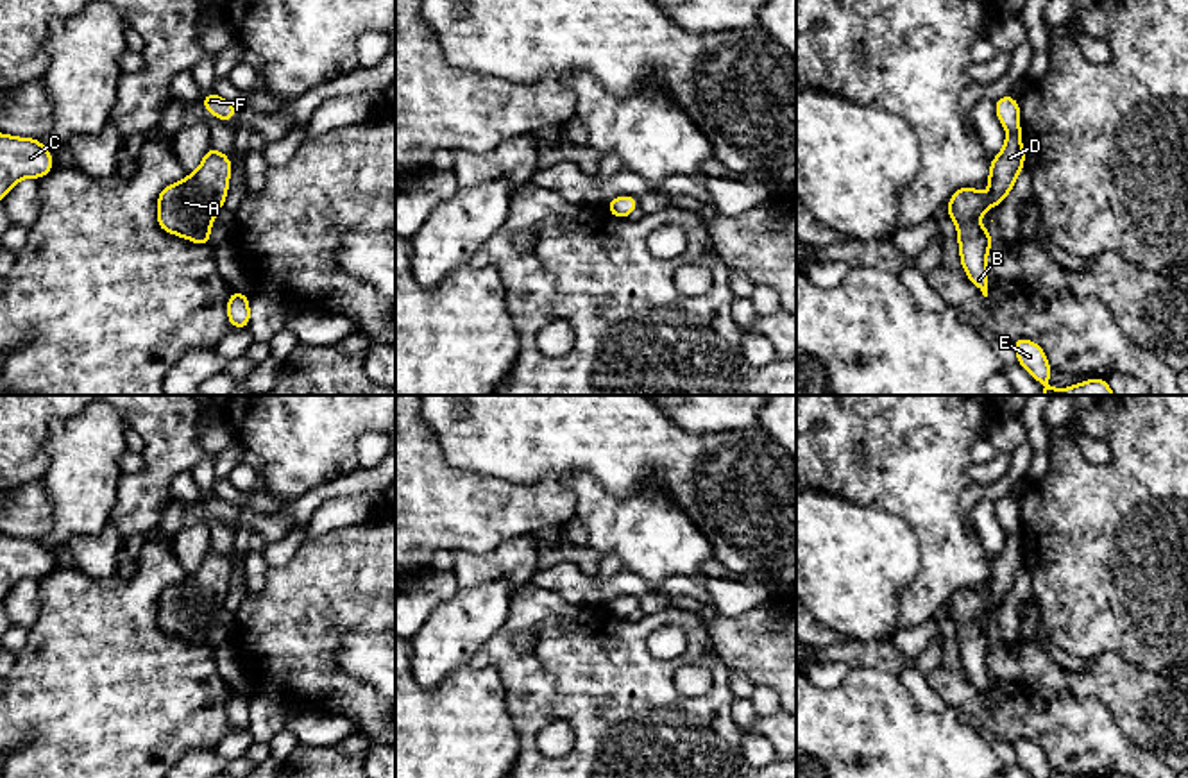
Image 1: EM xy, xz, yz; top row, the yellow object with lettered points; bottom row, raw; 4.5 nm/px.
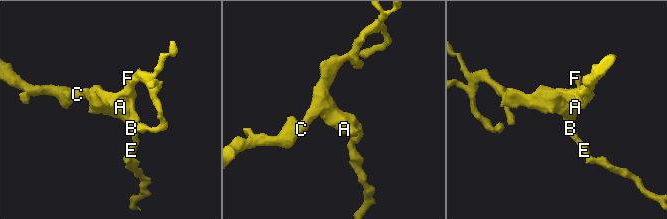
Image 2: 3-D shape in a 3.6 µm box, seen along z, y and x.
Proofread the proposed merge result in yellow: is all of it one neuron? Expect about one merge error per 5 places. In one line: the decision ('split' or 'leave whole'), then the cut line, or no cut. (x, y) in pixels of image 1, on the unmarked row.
leave whole; cut none

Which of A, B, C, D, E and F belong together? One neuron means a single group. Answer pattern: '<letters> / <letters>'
A B C D E F

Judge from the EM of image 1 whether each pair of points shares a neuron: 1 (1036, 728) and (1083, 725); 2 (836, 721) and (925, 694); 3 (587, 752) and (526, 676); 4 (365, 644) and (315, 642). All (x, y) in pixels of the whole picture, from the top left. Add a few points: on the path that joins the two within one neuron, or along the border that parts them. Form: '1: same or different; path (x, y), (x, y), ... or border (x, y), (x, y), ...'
1: same; path (1047, 727), (1072, 727)
2: different; border (897, 676), (922, 709), (936, 712), (947, 709)
3: same; path (587, 730), (548, 689)
4: different; border (349, 628), (335, 660), (364, 680)

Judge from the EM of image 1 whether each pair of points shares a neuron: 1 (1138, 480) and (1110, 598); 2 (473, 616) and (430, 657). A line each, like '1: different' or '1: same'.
1: same
2: same

